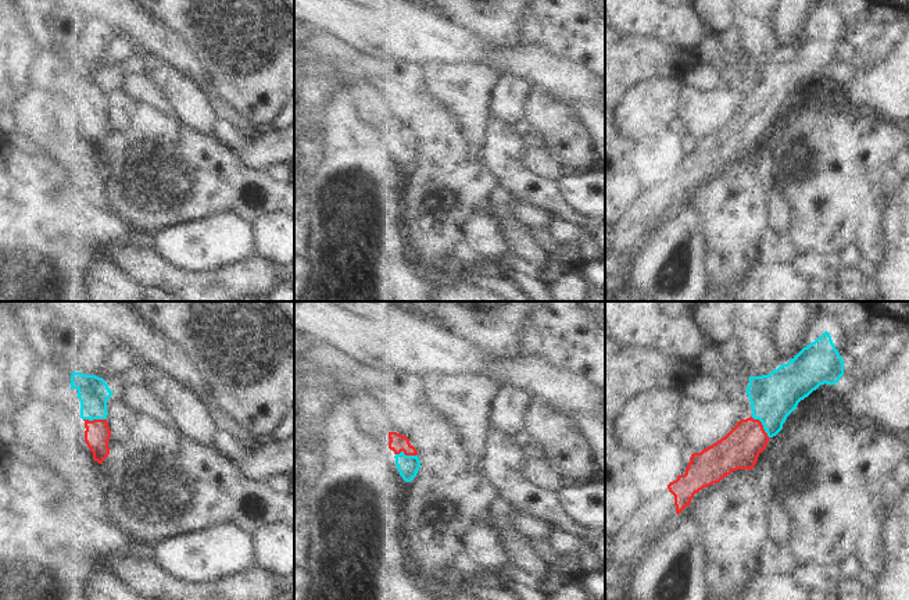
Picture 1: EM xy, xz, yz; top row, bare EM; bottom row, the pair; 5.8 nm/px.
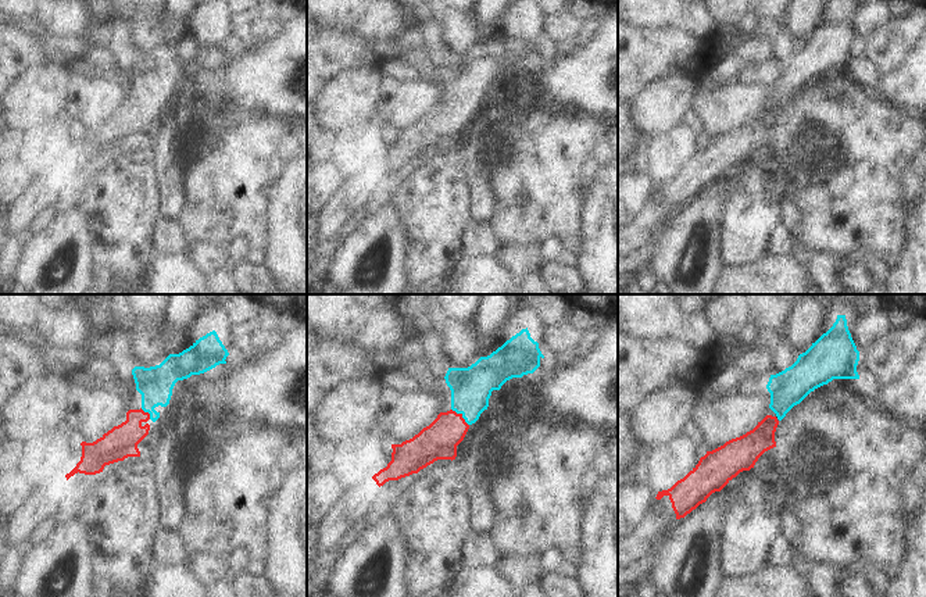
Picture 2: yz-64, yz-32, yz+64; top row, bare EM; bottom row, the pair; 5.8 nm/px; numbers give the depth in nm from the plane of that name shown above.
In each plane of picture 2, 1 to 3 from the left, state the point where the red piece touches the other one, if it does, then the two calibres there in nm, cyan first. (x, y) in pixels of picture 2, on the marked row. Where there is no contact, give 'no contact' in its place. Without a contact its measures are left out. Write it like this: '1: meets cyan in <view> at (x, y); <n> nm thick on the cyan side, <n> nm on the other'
1: meets cyan in yz-64 at (147, 411); 200 nm thick on the cyan side, 190 nm on the other
2: meets cyan in yz-32 at (462, 415); 240 nm thick on the cyan side, 220 nm on the other
3: no contact

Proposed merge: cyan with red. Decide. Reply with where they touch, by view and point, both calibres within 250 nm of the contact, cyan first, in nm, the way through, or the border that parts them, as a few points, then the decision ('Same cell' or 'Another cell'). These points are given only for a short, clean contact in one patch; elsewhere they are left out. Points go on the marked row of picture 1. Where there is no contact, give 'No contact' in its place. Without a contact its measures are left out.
Touches cyan at yz (762, 424). Thickness 280 nm (cyan) against 220 nm. Path across: yz (775, 396), (768, 418), (762, 424), (740, 449). Same cell.

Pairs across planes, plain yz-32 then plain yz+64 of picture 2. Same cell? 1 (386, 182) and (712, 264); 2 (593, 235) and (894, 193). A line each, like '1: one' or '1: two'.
1: two
2: two

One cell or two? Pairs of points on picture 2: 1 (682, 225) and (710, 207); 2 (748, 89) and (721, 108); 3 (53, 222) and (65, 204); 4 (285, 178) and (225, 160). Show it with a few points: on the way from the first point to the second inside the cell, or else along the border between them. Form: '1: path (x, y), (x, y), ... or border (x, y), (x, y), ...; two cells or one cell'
1: path (689, 221), (697, 220), (703, 214); one cell
2: path (742, 96), (728, 106); one cell
3: border (52, 211), (77, 213), (88, 231); two cells
4: border (290, 152), (278, 161), (265, 181), (265, 206); two cells

